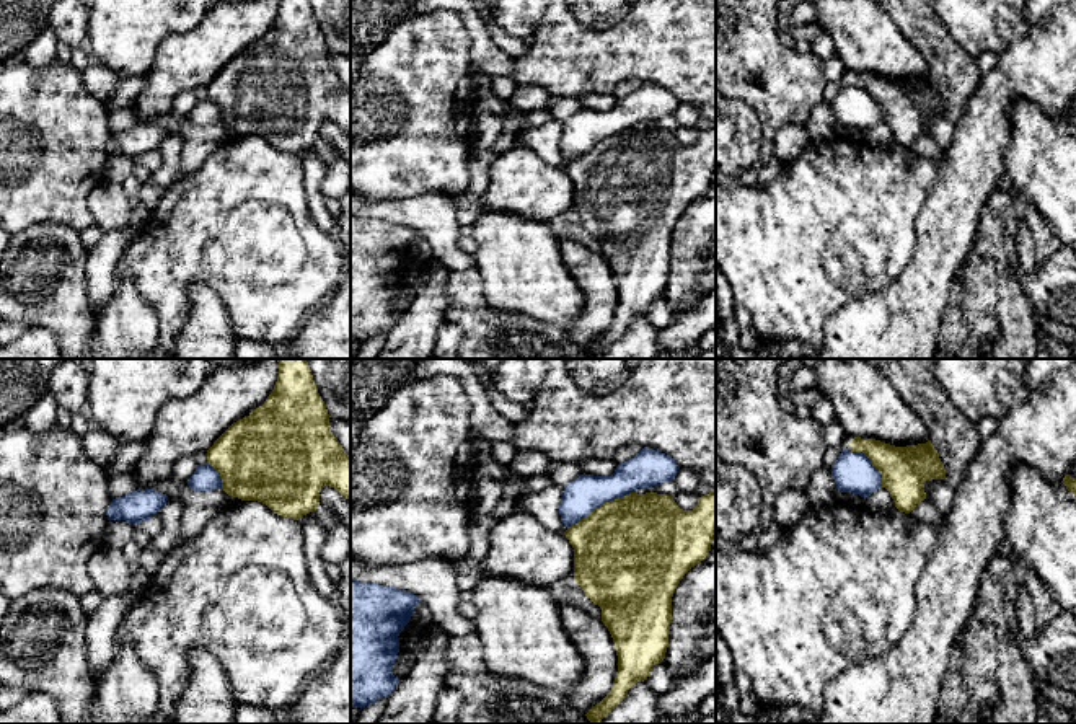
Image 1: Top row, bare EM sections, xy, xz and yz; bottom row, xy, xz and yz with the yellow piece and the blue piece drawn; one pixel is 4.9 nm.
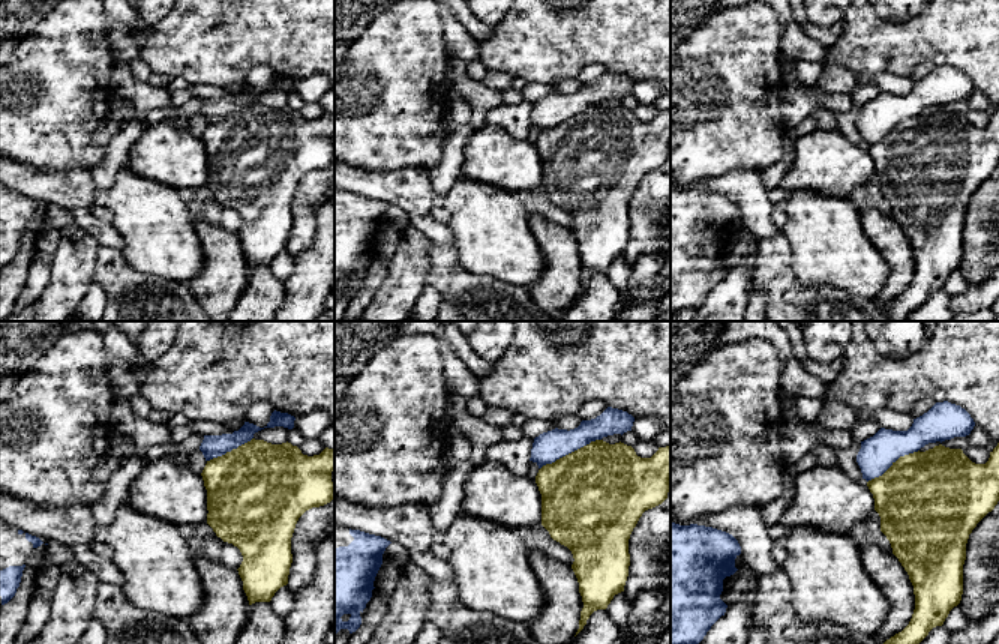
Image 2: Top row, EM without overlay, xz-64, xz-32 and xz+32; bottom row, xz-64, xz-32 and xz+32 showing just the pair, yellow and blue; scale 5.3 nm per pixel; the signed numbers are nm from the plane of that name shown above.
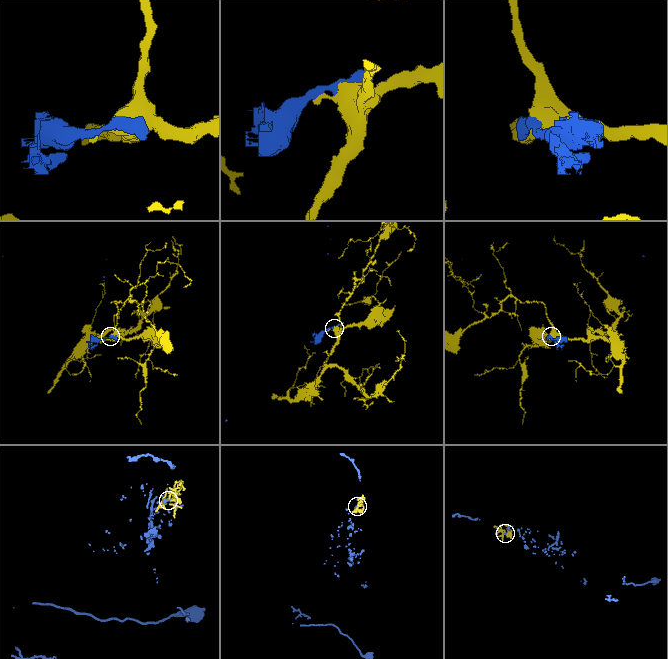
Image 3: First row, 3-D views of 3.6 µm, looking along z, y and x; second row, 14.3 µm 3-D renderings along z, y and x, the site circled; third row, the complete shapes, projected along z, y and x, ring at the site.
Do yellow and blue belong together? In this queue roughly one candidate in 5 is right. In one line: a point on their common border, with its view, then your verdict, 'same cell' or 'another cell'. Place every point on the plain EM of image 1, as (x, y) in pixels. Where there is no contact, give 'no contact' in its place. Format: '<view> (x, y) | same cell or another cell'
xz (600, 141) | another cell

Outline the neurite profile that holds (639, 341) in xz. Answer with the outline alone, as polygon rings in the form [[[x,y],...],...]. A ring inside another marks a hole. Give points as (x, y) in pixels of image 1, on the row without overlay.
[[[647,315],[637,316],[598,359],[655,359],[660,351],[657,333],[659,329],[647,320]]]

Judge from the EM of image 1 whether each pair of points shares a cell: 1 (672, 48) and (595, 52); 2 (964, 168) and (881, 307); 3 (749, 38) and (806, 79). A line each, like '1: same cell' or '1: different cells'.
1: same cell
2: same cell
3: same cell

